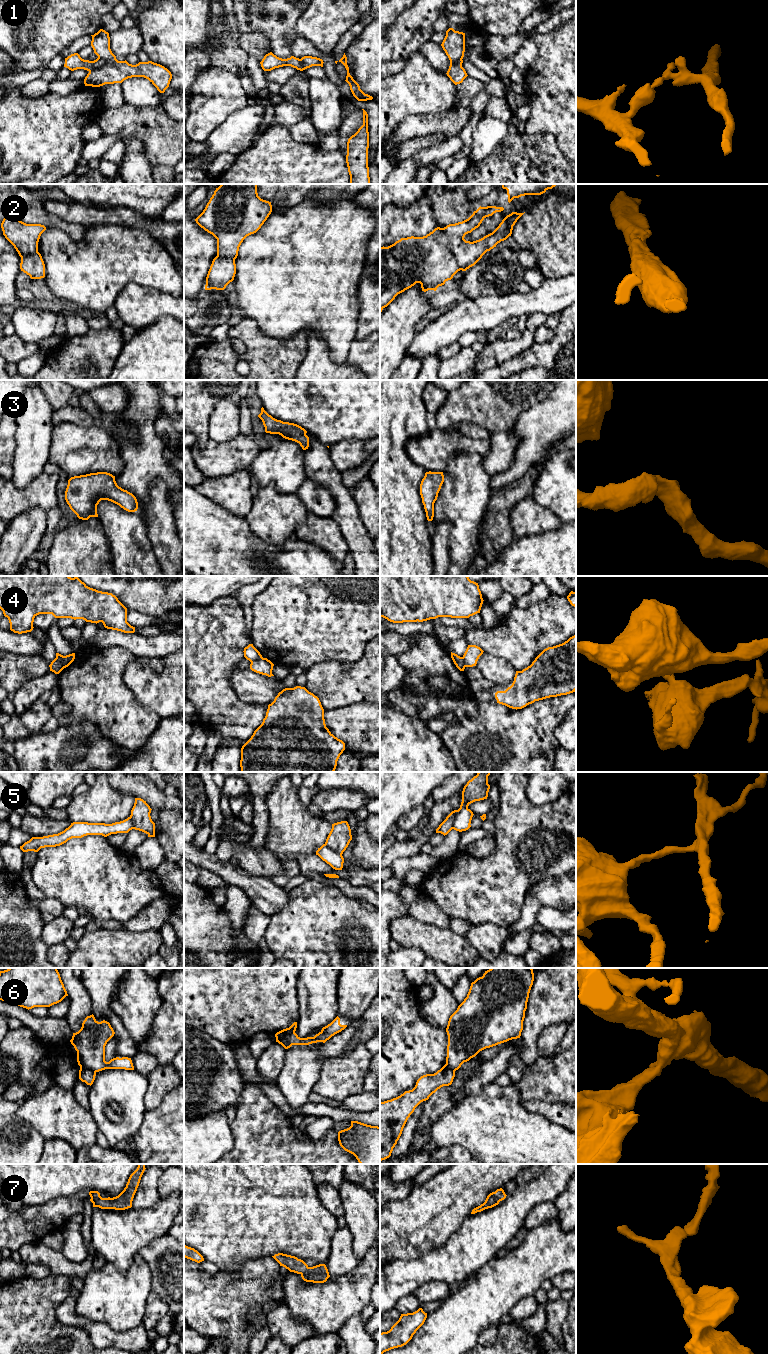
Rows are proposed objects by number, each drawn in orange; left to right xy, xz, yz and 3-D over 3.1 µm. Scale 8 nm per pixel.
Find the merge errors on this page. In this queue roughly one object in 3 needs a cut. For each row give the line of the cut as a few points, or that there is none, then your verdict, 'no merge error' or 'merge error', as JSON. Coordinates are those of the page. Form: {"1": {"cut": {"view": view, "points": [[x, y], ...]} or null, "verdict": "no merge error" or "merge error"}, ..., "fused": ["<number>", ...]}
{"1": {"cut": {"view": "xy", "points": [[106, 61], [103, 66], [89, 72]]}, "verdict": "merge error"}, "2": {"cut": null, "verdict": "no merge error"}, "3": {"cut": null, "verdict": "no merge error"}, "4": {"cut": {"view": "xz", "points": [[262, 657], [251, 662]]}, "verdict": "merge error"}, "5": {"cut": {"view": "yz", "points": [[467, 807], [463, 807], [457, 813], [452, 828]]}, "verdict": "merge error"}, "6": {"cut": {"view": "xz", "points": [[294, 1032], [276, 1040]]}, "verdict": "merge error"}, "7": {"cut": null, "verdict": "no merge error"}, "fused": ["1", "4", "5", "6"]}

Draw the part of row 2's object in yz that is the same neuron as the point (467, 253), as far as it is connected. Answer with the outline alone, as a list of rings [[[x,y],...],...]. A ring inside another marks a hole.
[[[480,206],[468,219],[462,222],[449,224],[444,228],[437,227],[423,237],[401,238],[388,247],[380,247],[380,313],[398,294],[416,283],[421,284],[424,292],[436,291],[439,286],[451,280],[458,271],[466,271],[474,266],[487,251],[511,236],[513,226],[525,212],[512,212],[507,215],[492,233],[479,240],[470,242],[464,239],[465,235],[478,228],[486,217],[503,210],[503,207]]]

